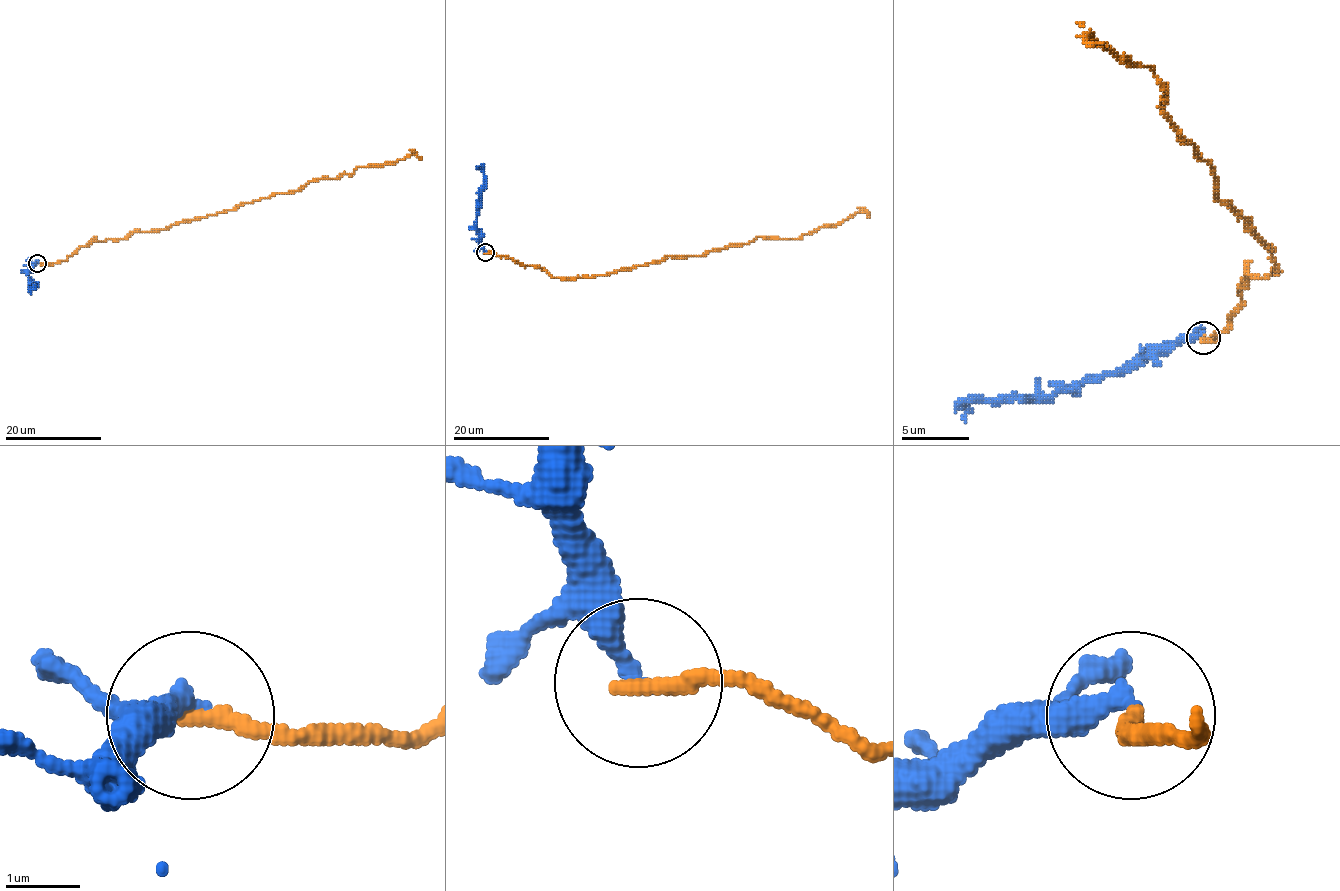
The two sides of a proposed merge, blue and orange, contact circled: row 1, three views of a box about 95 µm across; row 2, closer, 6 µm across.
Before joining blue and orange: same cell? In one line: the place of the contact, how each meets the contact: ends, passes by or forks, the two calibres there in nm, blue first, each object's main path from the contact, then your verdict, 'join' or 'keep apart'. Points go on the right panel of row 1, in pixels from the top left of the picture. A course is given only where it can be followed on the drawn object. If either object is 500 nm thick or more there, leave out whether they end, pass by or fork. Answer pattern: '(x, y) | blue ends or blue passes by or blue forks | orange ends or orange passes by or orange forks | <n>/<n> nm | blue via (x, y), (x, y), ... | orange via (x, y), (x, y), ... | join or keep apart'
(1203, 337) | blue ends | orange ends | 320/240 nm | blue via (1204, 335), (1150, 348), (1113, 372), (1060, 385), (1049, 395), (969, 399), (962, 406), (965, 422) | orange via (1204, 338), (1241, 305), (1241, 281), (1275, 268), (1271, 248), (1214, 197), (1154, 69), (1086, 39), (1107, 46) | keep apart

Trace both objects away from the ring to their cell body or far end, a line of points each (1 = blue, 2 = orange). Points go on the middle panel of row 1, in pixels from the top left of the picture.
1: (485, 253), (477, 228), (478, 201), (484, 183), (483, 168), (479, 167)
2: (485, 253), (558, 278), (595, 277), (758, 237), (799, 239), (859, 212), (866, 218)

